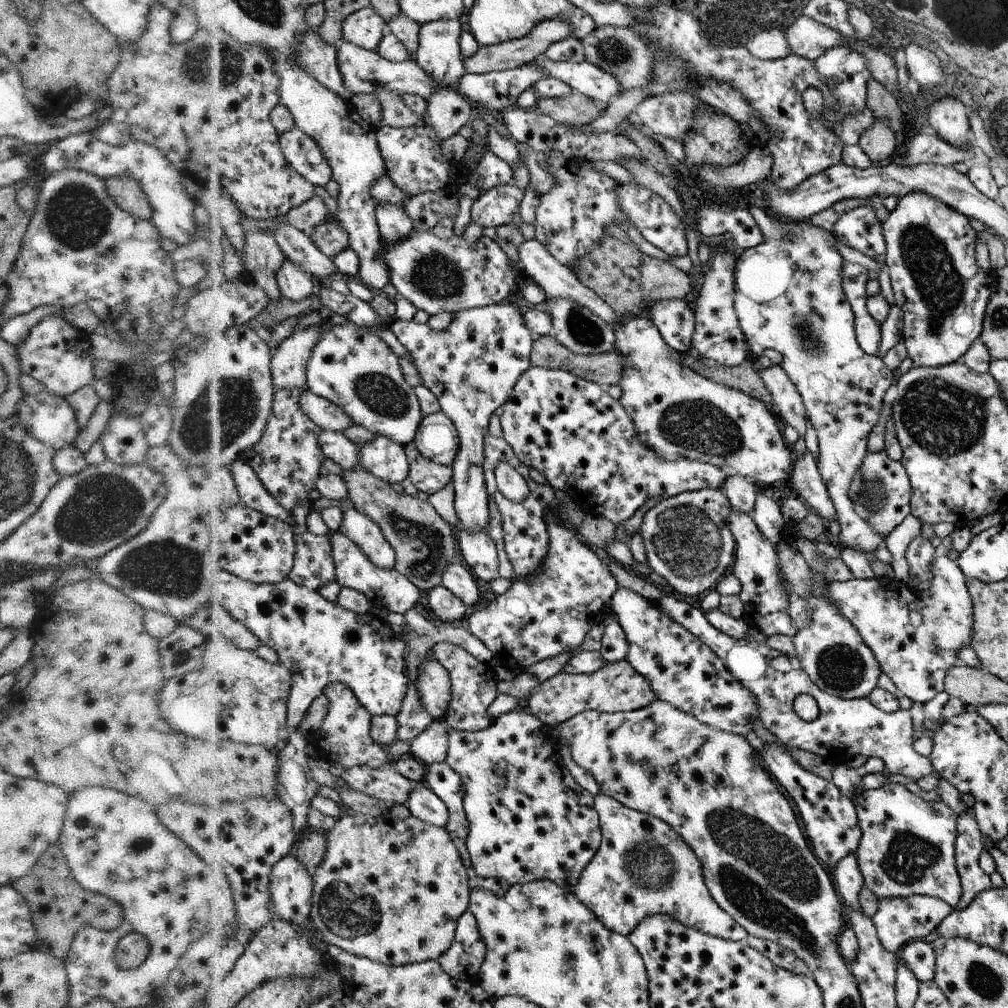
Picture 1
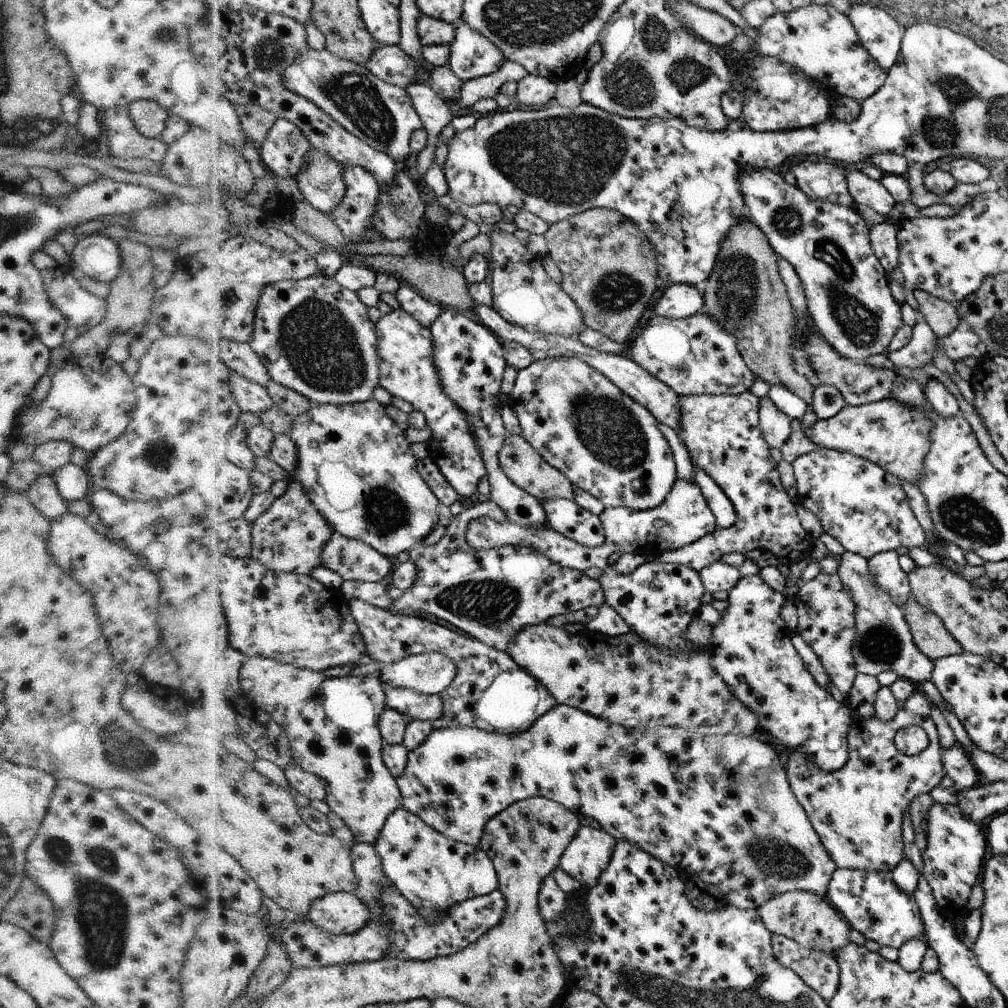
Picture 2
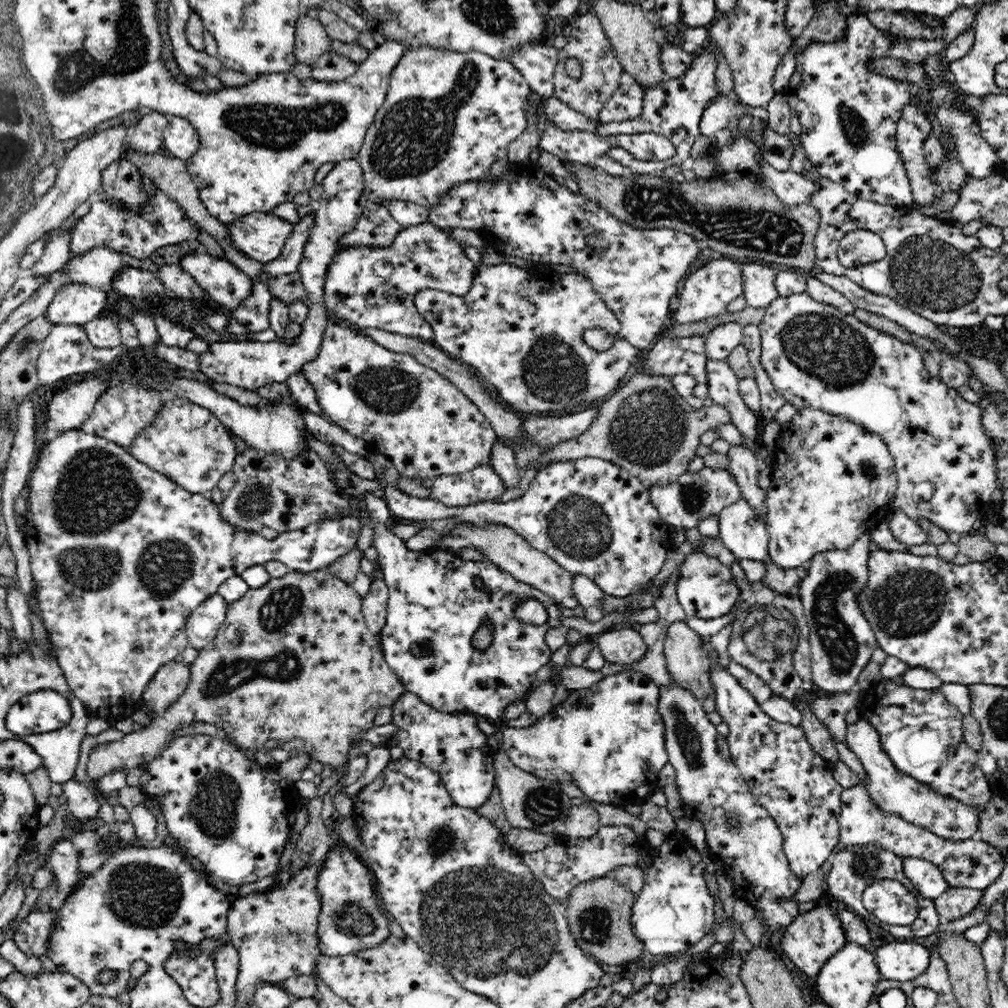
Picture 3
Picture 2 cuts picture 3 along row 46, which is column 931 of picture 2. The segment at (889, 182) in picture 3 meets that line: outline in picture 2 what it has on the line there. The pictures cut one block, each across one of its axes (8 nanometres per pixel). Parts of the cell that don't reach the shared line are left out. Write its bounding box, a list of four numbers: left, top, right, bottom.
[922,803,986,936]

